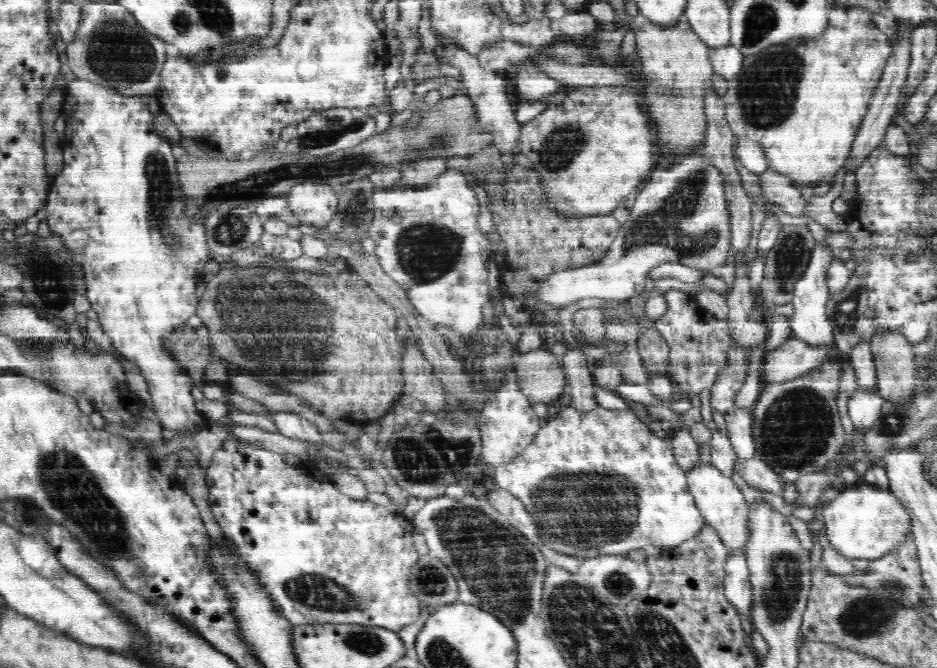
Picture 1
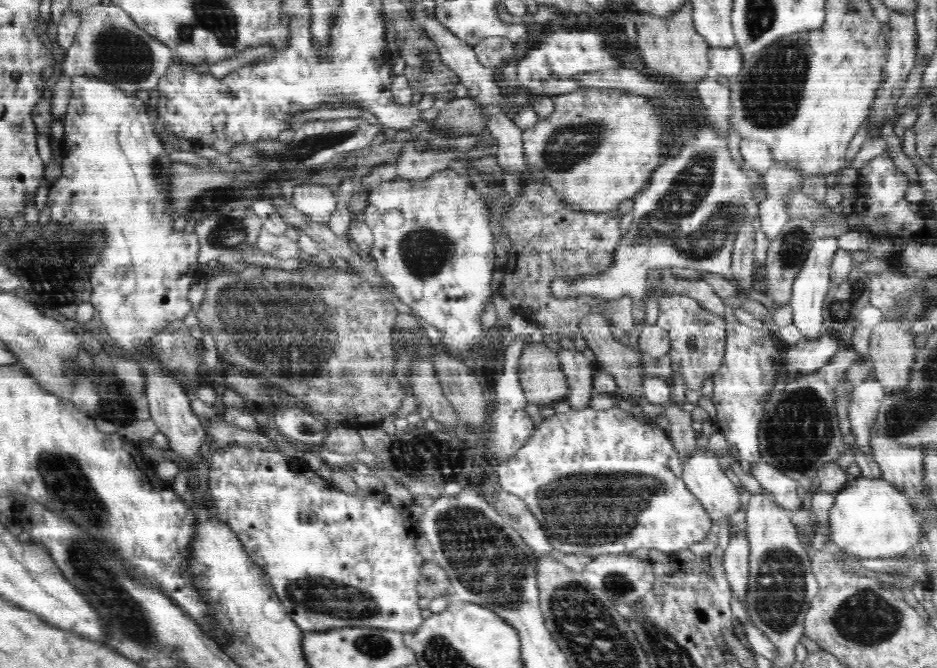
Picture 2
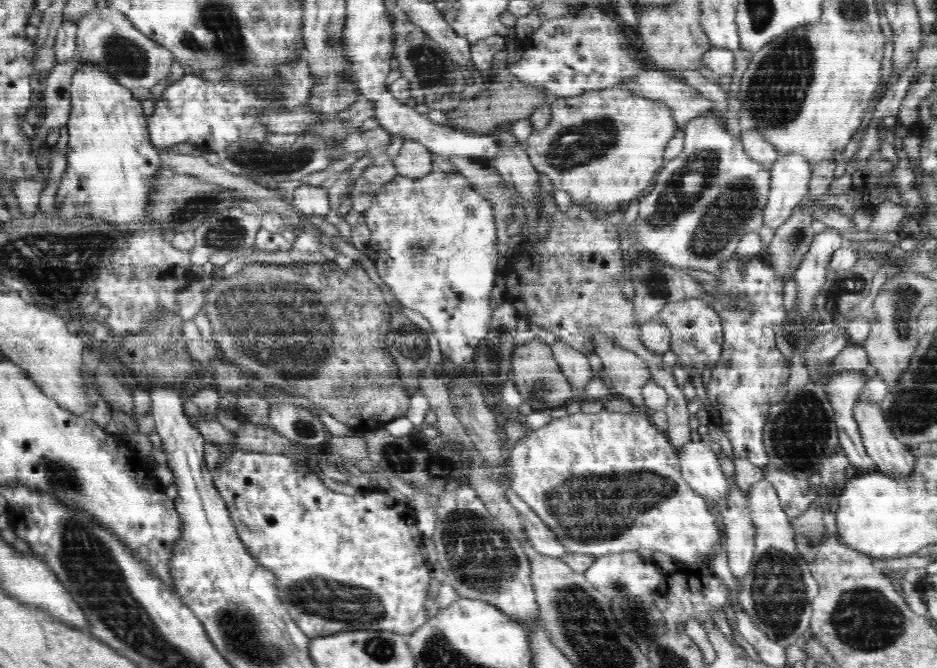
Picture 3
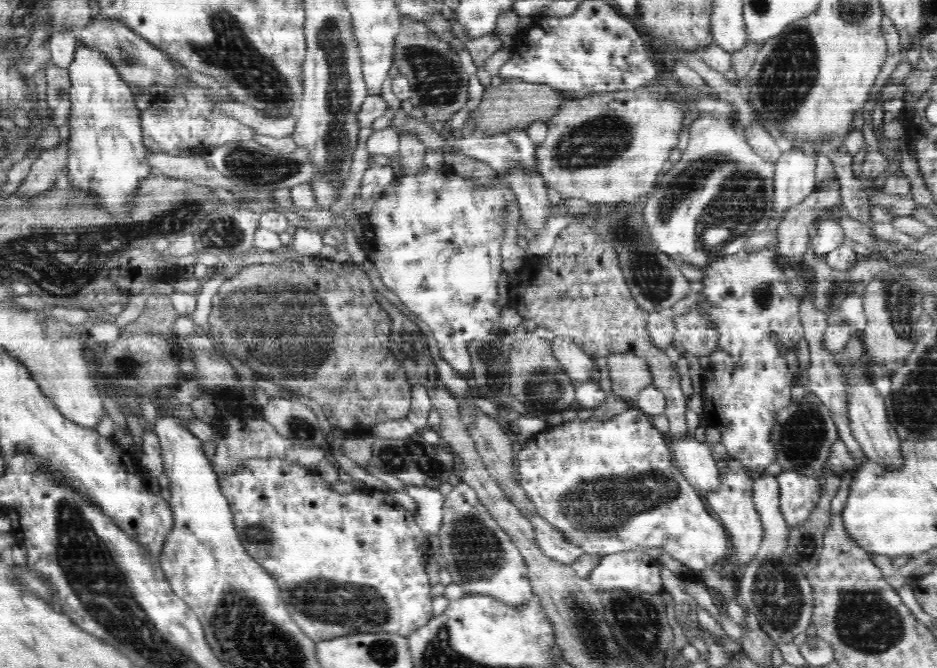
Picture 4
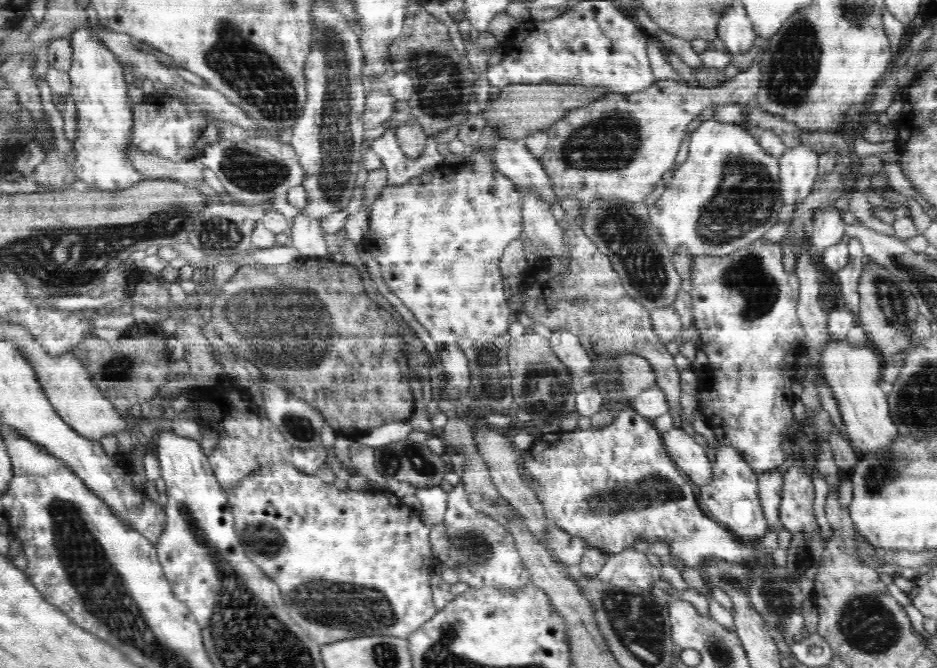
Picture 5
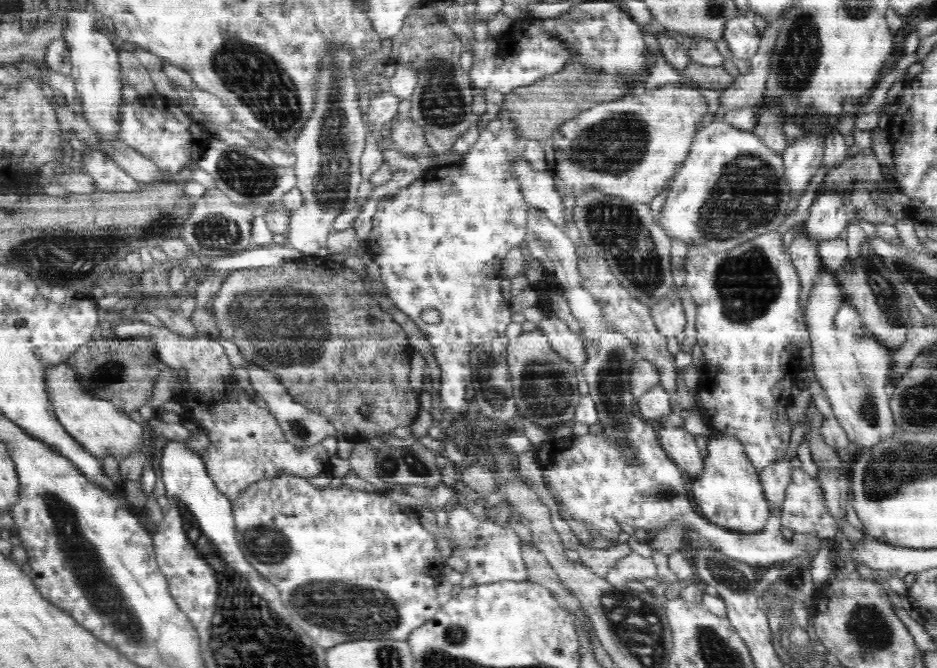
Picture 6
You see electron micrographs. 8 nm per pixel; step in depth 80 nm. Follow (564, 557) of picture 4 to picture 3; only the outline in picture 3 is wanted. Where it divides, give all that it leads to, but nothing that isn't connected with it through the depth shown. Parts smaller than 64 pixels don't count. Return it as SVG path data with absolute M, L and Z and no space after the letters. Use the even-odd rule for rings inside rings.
M506 488L505 496L511 503L511 506L519 513L520 519L523 521L524 533L526 533L529 544L543 556L562 559L569 553L564 550L564 546L557 541L548 525L544 524L539 517L531 510L528 504L522 501L520 496L513 493L512 490Z

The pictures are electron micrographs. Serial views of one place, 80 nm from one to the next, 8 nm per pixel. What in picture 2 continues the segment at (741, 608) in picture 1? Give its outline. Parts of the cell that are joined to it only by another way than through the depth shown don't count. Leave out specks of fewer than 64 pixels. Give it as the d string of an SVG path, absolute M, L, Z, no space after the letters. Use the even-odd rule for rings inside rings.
M736 528L730 535L730 544L724 554L724 570L730 592L737 596L743 604L743 598L748 592L750 572L750 544L745 530Z

